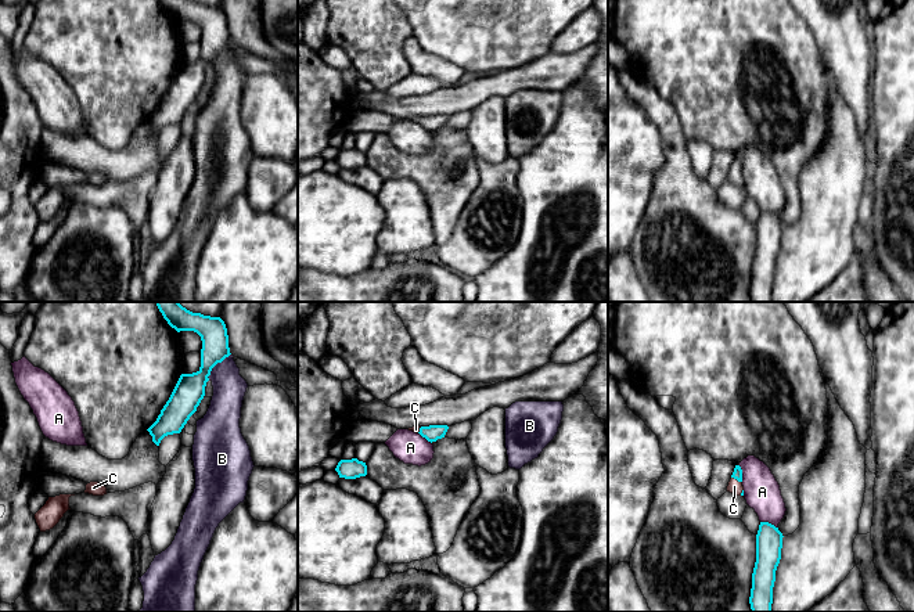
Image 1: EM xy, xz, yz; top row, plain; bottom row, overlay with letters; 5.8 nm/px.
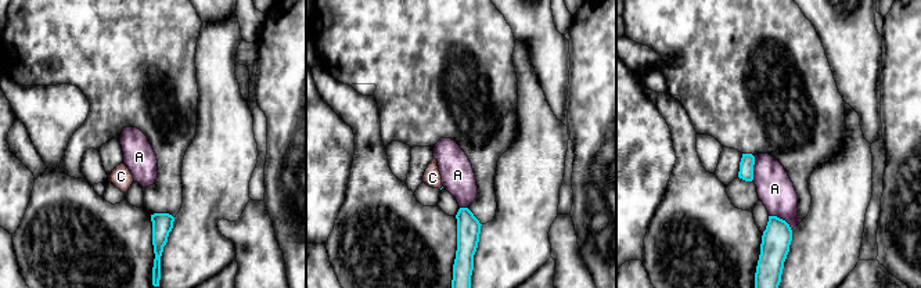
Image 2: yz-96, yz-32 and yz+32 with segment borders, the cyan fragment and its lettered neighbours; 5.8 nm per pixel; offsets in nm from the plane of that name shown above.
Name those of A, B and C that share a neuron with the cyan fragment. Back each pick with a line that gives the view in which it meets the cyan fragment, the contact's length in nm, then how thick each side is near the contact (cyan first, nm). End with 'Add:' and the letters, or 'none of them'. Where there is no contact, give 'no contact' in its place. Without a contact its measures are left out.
C: meets cyan in yz; contact 70 nm long; 60 nm thick on the cyan side, 80 nm on the other
Add: C

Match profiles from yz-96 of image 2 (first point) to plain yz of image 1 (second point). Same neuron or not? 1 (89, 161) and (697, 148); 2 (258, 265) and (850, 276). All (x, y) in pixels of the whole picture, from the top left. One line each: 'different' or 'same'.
1: same
2: different

